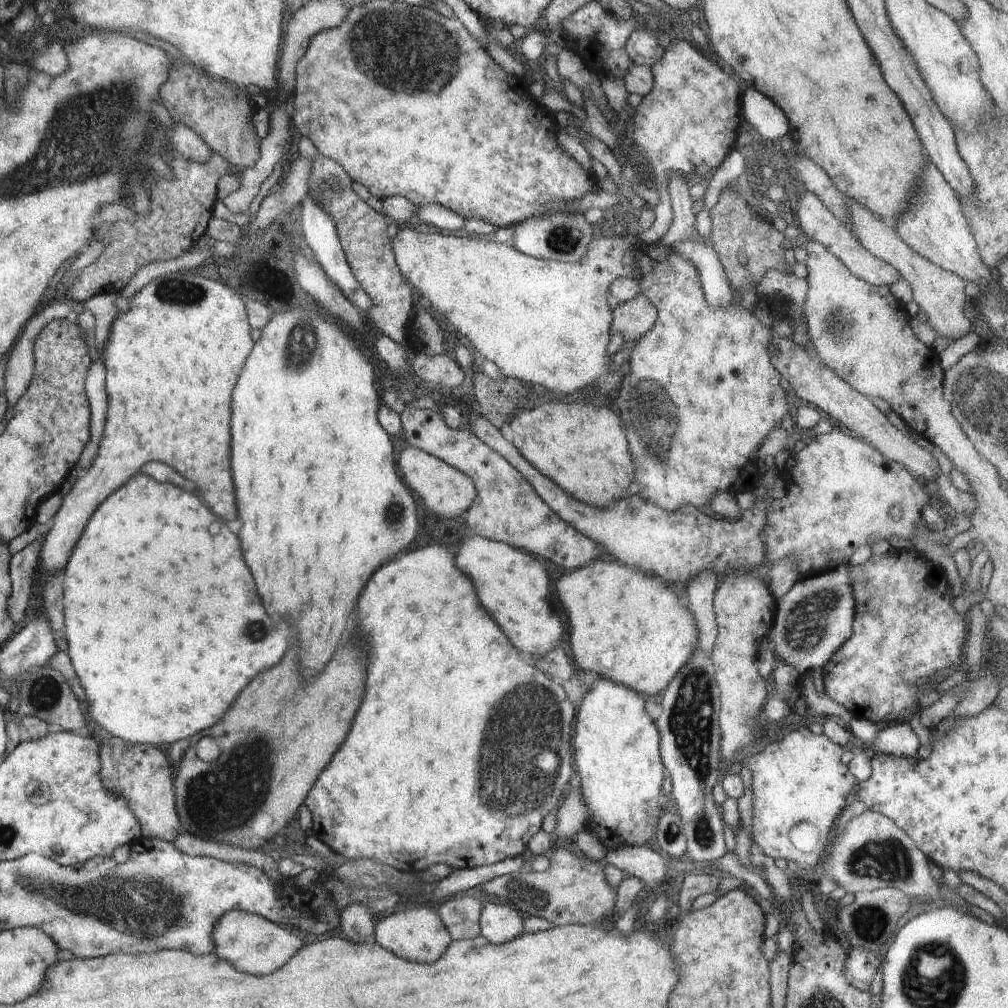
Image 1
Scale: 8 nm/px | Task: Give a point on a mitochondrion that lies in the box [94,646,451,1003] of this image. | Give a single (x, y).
(212, 806)

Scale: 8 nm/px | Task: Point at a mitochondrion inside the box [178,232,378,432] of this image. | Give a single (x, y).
(297, 358)

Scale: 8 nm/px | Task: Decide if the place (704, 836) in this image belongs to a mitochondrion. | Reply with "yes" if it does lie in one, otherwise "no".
yes

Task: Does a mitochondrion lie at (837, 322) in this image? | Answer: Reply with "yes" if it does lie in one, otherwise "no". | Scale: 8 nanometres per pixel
yes

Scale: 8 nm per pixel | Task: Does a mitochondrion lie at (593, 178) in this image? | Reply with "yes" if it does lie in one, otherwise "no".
no

